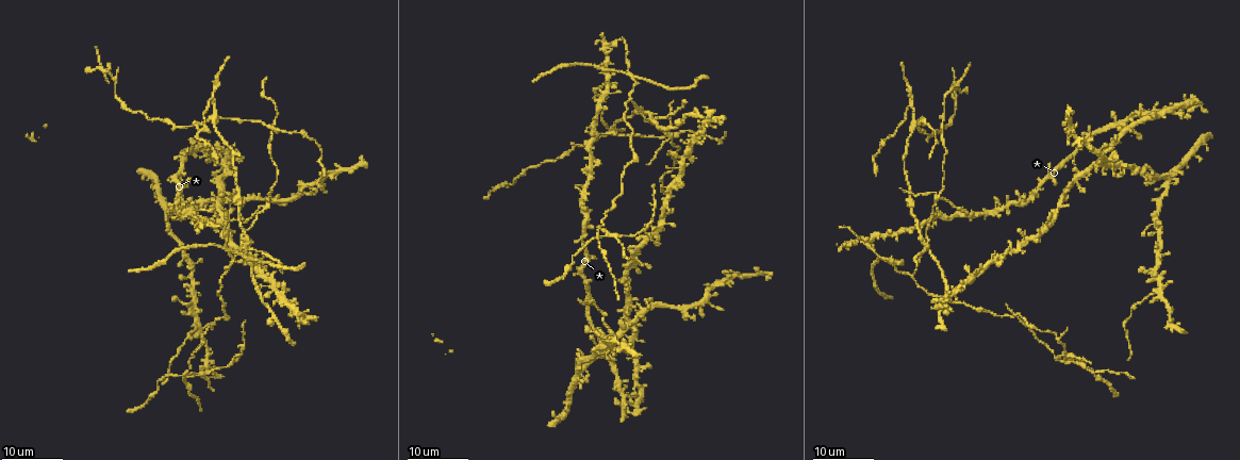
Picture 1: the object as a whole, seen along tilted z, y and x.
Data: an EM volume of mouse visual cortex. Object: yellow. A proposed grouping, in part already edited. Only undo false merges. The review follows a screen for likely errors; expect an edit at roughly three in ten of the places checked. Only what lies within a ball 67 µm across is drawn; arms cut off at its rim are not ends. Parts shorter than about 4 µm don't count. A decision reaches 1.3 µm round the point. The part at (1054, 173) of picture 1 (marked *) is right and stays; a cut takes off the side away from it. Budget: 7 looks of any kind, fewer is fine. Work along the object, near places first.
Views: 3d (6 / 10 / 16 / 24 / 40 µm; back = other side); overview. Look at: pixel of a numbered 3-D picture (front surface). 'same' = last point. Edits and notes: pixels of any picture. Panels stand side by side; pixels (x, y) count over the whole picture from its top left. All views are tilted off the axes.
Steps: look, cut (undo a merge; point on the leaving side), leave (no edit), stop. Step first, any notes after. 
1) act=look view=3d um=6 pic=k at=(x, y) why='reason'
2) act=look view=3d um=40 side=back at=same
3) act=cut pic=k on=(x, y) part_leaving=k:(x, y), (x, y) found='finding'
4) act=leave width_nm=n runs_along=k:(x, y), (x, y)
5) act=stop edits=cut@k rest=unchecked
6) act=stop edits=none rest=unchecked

act=look view=3d um=24 pic=1 at=(1168, 184) why='four or more arms meet'

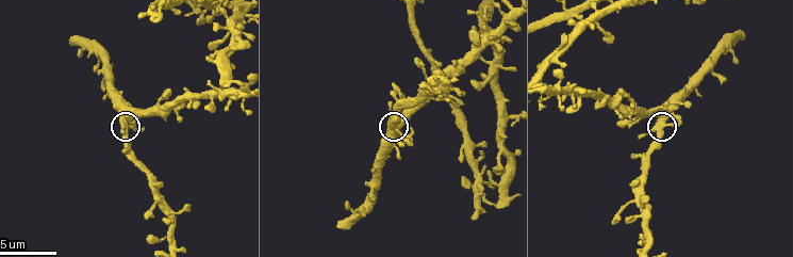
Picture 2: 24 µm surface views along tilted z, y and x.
act=look view=3d um=10 pic=2 at=(394, 127)

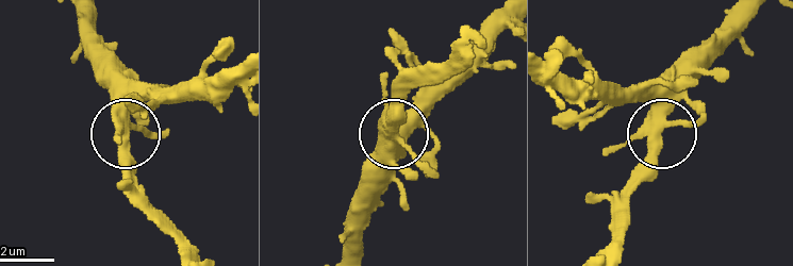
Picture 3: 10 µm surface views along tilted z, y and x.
act=leave width_nm=390 runs_along=3:(545, 69), (630, 94), (661, 128), (666, 98), (703, 61) found='one neuron here'

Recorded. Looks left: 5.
act=look view=3d um=16 pic=1 at=(1157, 293) why='four-way junction'

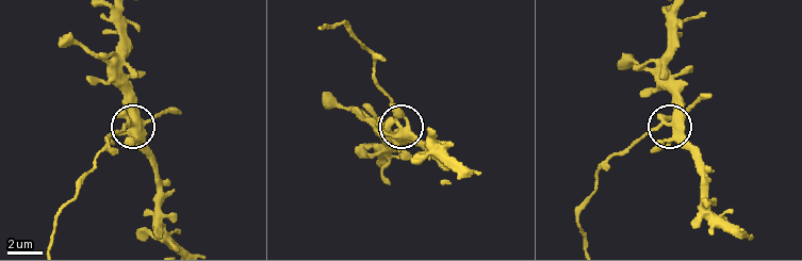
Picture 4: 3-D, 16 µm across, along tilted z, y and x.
act=look view=3d um=6 pic=4 at=(666, 124)

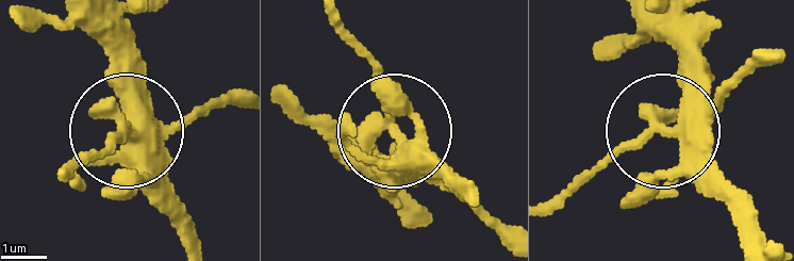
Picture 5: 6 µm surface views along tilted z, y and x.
act=cut pic=5 on=(92, 153) width_nm=360 part_leaving=5:(121, 133), (79, 163) found='a second neuron is stuck on'

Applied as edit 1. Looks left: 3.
act=look view=overview

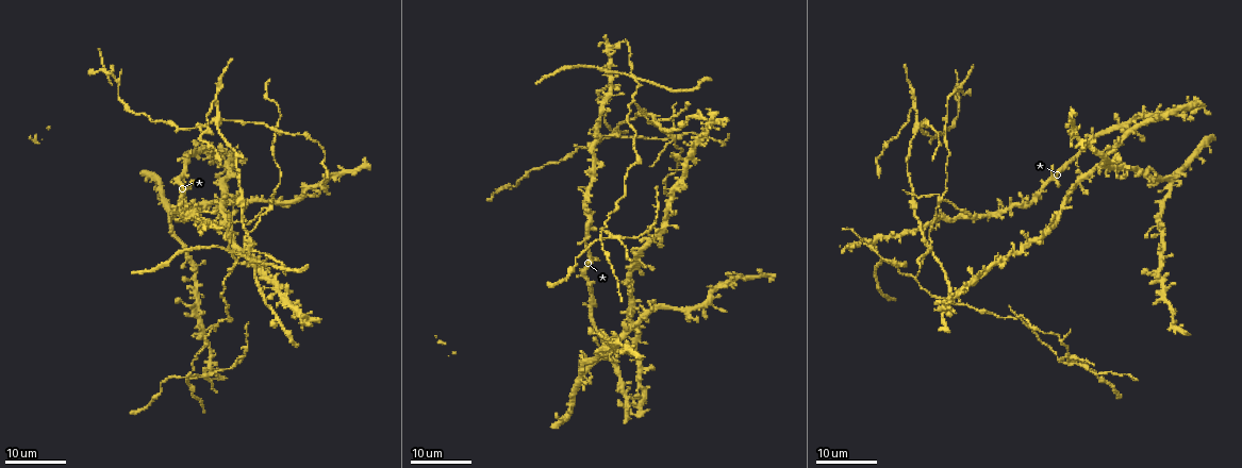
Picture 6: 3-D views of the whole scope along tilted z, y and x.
act=look view=3d um=16 pic=6 at=(228, 248) why='three-way junction'

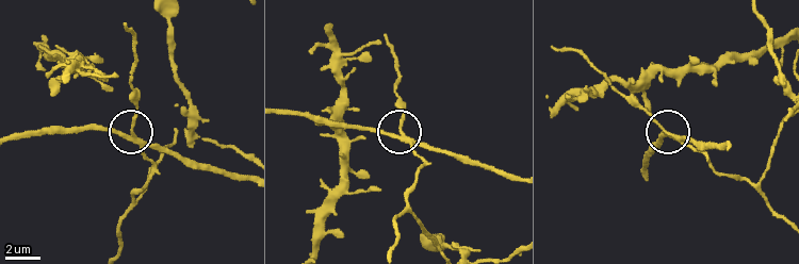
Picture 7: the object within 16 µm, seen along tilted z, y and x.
act=look view=3d um=6 pic=7 at=(665, 131)

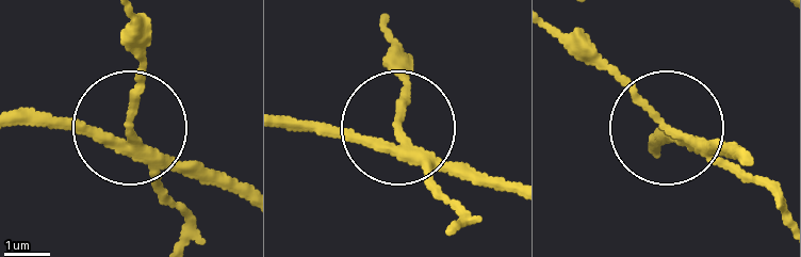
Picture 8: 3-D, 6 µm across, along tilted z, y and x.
act=cut pic=8 on=(207, 177) arms=3 found='two neurons meet here'

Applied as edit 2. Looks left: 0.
act=stop edits=cut@5,cut@8 rest=unchecked

